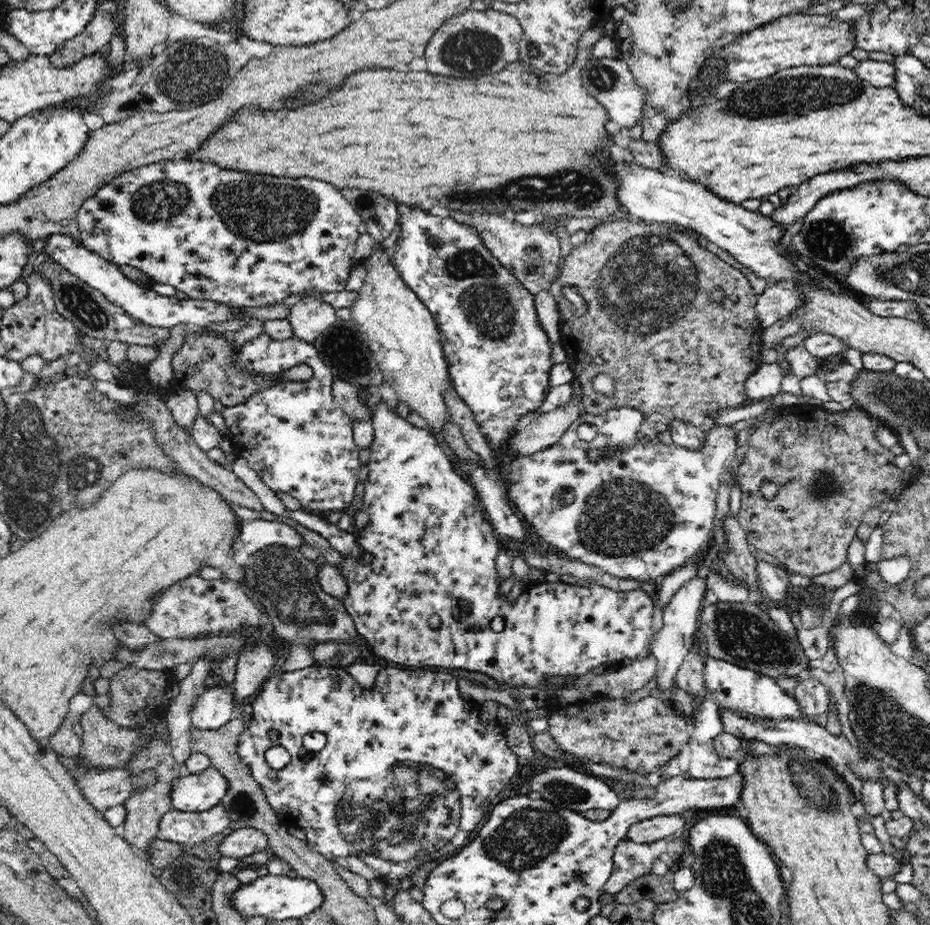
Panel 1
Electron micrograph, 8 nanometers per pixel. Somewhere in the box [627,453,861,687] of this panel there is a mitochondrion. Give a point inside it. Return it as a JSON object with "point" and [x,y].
{"point":[745,636]}

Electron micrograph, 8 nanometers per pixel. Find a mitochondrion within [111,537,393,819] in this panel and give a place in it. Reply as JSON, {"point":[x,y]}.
{"point":[292,595]}

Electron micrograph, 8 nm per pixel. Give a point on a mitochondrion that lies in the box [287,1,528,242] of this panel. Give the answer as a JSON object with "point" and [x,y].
{"point":[468,51]}

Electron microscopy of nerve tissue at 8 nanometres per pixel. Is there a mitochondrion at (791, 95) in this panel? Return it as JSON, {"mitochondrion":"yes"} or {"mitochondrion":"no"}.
{"mitochondrion":"yes"}

